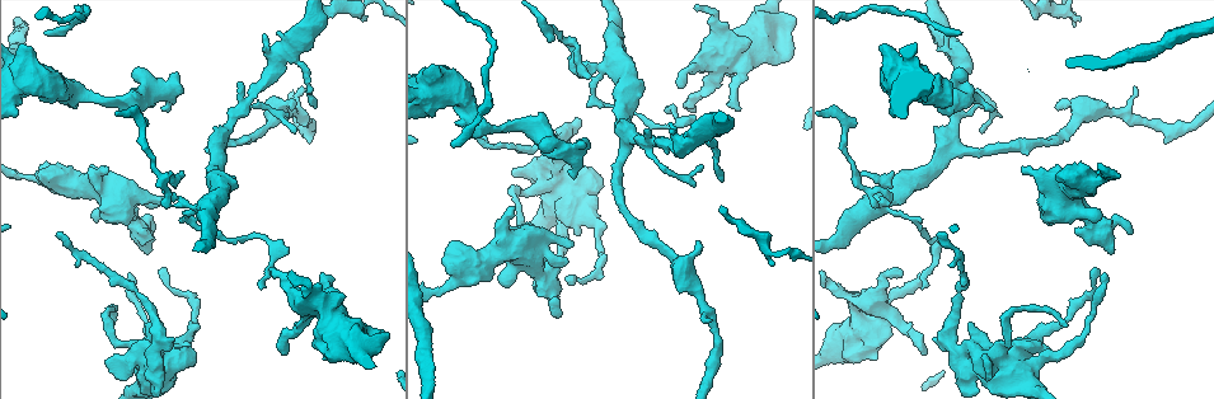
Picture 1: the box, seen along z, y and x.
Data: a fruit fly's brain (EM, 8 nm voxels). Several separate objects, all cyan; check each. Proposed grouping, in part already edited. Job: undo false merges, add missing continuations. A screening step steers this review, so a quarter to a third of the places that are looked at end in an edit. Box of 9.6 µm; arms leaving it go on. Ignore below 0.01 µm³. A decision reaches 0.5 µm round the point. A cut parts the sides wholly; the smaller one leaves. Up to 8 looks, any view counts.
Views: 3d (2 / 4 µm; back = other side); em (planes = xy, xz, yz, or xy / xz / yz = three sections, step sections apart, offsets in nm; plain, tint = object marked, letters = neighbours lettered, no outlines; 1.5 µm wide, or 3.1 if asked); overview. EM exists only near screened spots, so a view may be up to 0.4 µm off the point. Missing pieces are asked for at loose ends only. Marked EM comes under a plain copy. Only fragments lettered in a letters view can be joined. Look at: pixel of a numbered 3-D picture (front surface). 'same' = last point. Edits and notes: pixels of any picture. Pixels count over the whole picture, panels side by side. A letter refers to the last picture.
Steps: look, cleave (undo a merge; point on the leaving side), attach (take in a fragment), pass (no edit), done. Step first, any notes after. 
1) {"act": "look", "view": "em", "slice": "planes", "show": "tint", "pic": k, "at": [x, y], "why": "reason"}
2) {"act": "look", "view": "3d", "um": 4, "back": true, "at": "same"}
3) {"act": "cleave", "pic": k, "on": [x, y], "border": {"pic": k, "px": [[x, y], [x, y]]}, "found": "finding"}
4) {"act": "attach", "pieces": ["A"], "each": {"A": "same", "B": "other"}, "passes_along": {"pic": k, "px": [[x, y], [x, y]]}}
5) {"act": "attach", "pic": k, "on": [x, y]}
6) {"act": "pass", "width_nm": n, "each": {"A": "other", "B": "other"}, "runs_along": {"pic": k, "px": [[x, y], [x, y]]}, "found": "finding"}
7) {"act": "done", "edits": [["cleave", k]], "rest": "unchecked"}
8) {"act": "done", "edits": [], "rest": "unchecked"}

{"act": "look", "view": "em", "slice": "planes", "show": "letters", "pic": 1, "at": [61, 231]}

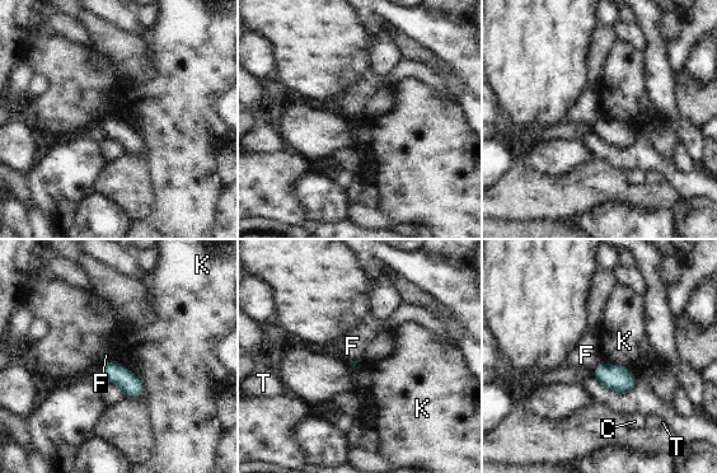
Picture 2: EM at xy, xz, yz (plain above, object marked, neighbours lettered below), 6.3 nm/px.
{"act": "pass", "each": {"C": "other", "F": "other", "K": "other", "T": "other"}, "border": {"pic": 2, "px": [[603, 361], [621, 364], [628, 369]]}, "found": "no lettered fragment goes on from it"}

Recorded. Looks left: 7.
{"act": "look", "view": "3d", "um": 2, "back": true, "pic": 1, "at": [515, 208], "why": "free end"}

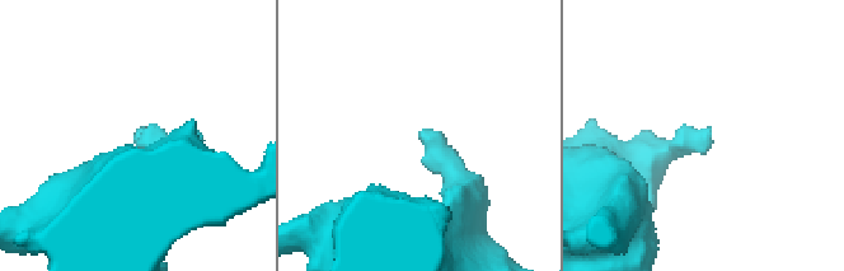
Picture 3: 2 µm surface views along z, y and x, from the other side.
{"act": "look", "view": "em", "slice": "xz", "step": 4, "show": "letters", "pic": 3, "at": [709, 128], "why": "need the tissue"}

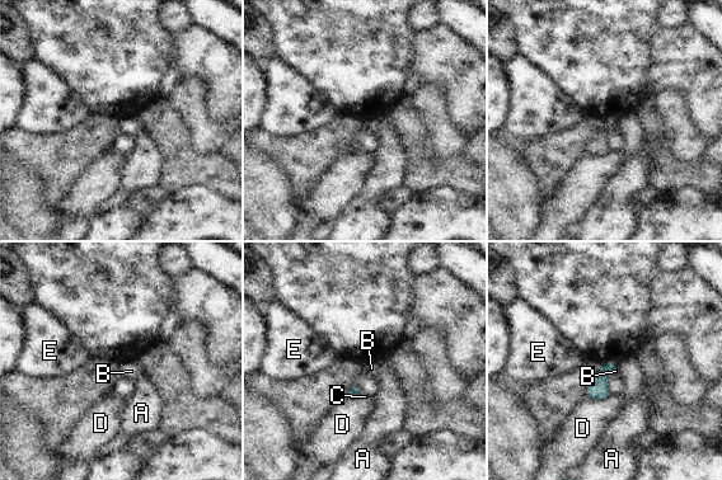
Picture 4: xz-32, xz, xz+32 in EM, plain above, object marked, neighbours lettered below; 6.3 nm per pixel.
{"act": "look", "view": "em", "slice": "planes", "show": "letters", "at": "same"}

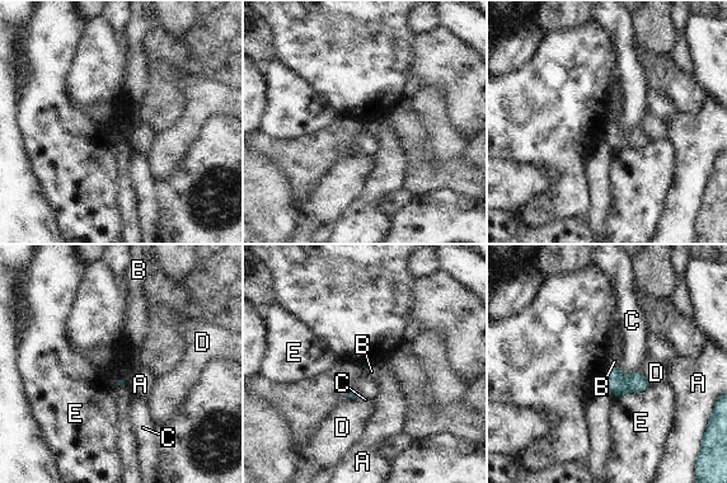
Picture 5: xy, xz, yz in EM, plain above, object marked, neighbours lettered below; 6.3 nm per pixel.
{"act": "pass", "longest_contact_nm": ["E", 260], "each": {"A": "other", "B": "other", "C": "other", "D": "other", "E": "other"}, "found": "no lettered fragment goes on from it"}

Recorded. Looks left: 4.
{"act": "look", "view": "em", "slice": "xz", "step": 8, "show": "letters", "pic": 1, "at": [47, 32]}

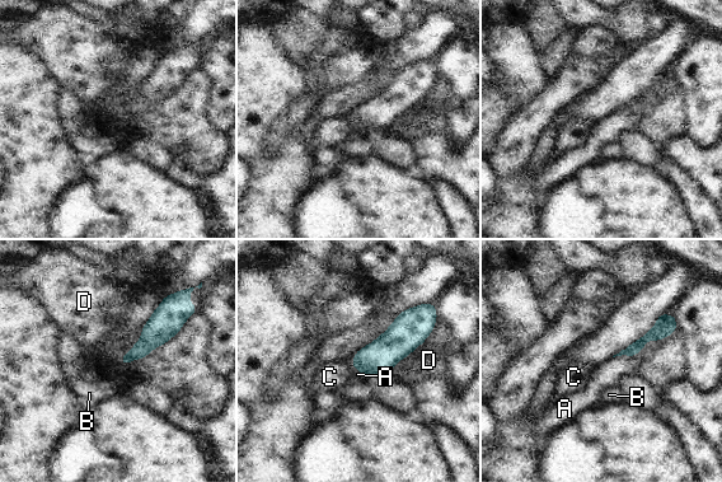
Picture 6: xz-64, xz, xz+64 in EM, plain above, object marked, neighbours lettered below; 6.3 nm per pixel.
{"act": "look", "view": "em", "slice": "planes", "show": "letters", "at": "same"}

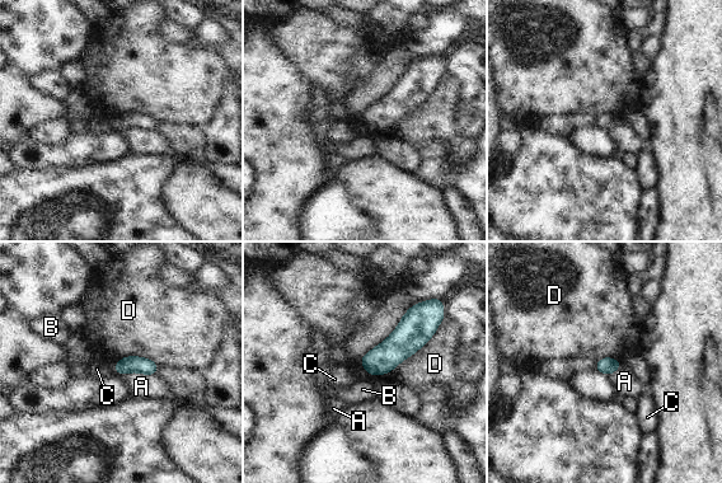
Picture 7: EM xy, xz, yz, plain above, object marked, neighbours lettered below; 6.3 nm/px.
{"act": "pass", "each": {"A": "other", "B": "other", "C": "other", "D": "other"}, "border": {"pic": 7, "px": [[445, 318], [389, 371], [360, 364]]}, "found": "none of them fits"}

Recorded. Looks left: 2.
{"act": "done", "edits": [], "rest": "unchecked"}

